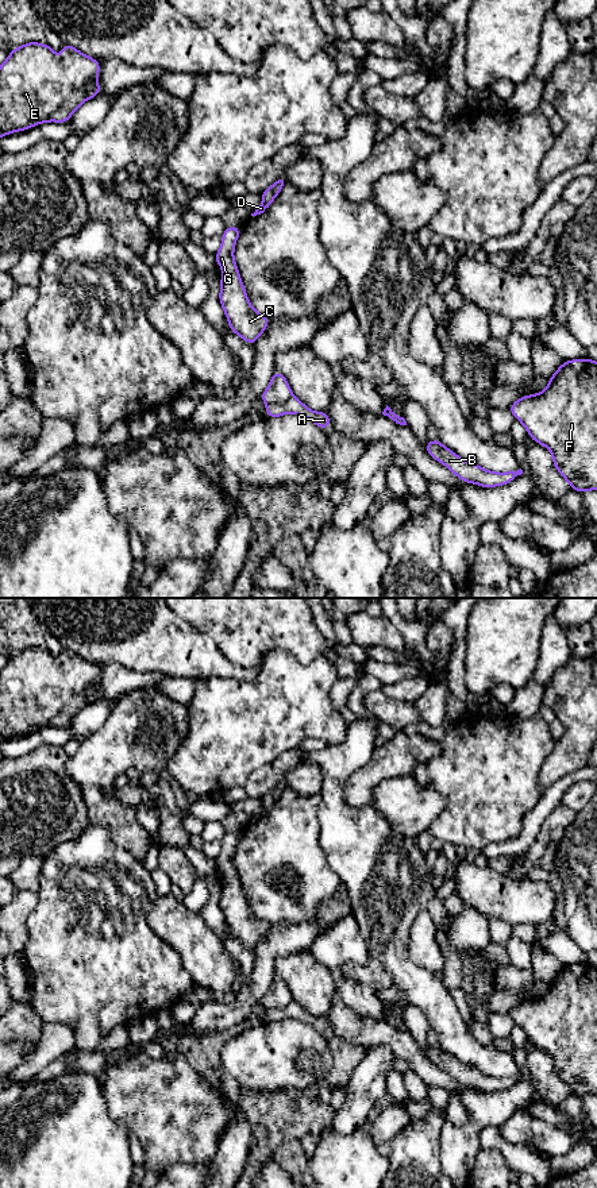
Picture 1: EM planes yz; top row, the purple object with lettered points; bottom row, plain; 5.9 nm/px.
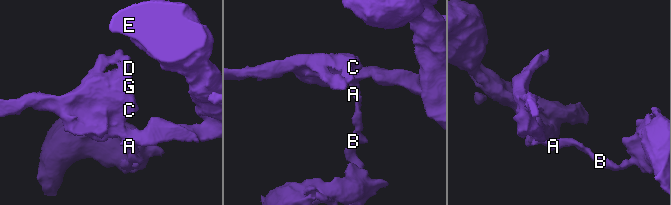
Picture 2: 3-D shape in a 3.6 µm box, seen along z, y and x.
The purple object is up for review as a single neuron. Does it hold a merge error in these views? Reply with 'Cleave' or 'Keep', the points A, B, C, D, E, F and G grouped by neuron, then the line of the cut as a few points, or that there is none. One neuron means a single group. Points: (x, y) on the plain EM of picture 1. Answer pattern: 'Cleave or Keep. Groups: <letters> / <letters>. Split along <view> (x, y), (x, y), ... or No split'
Cleave. Groups: A B E F / C D G. Split along yz (292, 999), (282, 1007), (270, 1007), (268, 1010)

